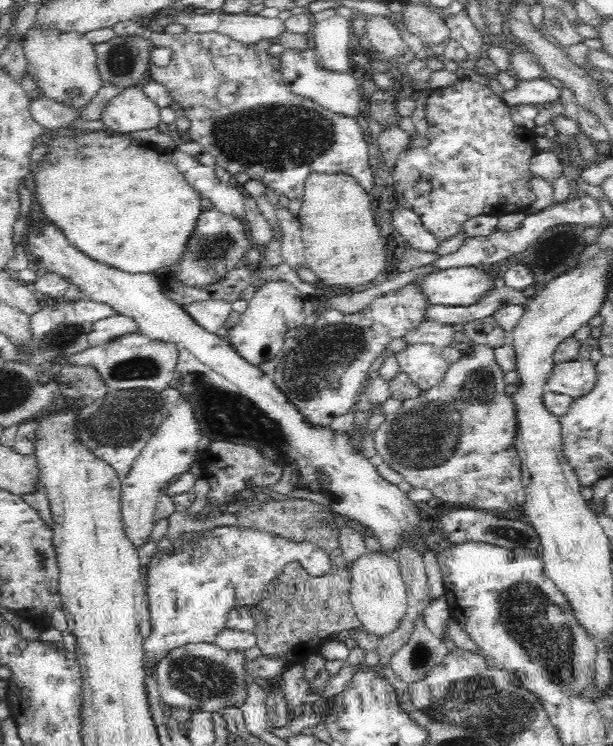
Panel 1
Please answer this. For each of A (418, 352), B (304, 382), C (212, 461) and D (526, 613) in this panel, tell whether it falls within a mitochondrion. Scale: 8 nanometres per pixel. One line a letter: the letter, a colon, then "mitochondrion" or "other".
A: other
B: mitochondrion
C: mitochondrion
D: mitochondrion

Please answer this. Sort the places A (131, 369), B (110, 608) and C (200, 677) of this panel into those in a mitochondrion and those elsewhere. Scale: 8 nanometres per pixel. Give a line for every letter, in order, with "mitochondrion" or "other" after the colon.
A: mitochondrion
B: other
C: mitochondrion

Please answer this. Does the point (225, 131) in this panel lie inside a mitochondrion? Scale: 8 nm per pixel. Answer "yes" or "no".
yes

